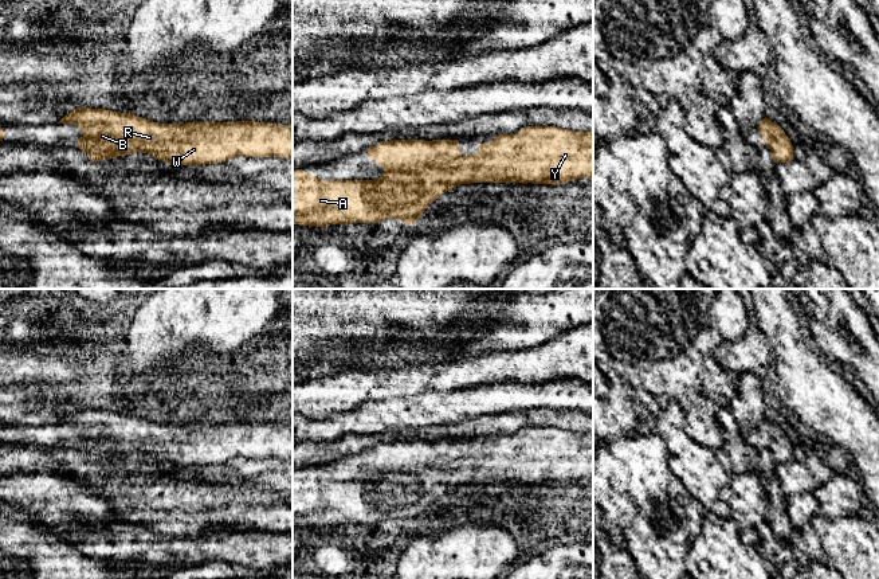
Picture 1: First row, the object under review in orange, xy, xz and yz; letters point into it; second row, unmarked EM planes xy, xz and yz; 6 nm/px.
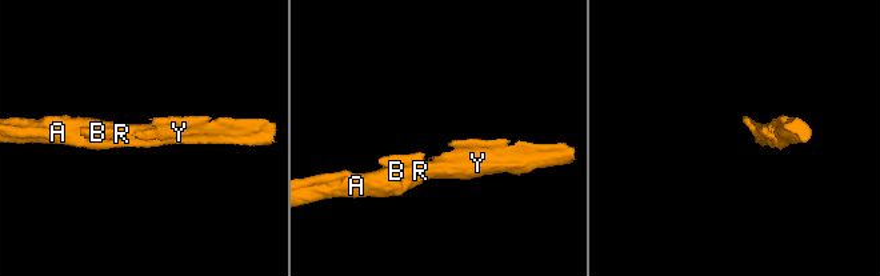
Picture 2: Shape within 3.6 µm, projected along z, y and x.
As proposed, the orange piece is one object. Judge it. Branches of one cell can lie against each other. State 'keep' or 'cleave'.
keep

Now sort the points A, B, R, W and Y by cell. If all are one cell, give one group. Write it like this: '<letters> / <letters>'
A B R W Y

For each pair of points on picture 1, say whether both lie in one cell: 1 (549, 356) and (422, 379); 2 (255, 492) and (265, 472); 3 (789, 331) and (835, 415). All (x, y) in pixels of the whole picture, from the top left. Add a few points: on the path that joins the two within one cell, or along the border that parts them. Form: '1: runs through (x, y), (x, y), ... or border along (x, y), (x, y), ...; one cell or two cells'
1: runs through (517, 366), (494, 367), (454, 375); one cell
2: border along (262, 485), (232, 484), (230, 486); two cells
3: runs through (791, 352), (805, 383), (816, 394); one cell

